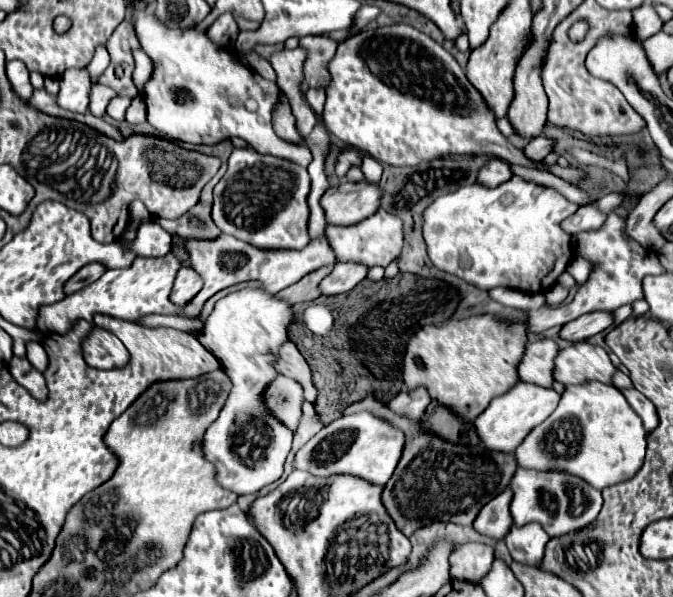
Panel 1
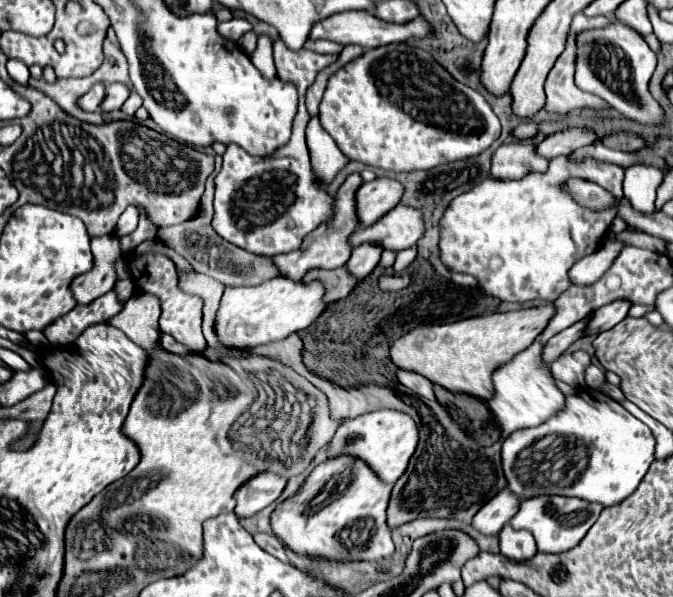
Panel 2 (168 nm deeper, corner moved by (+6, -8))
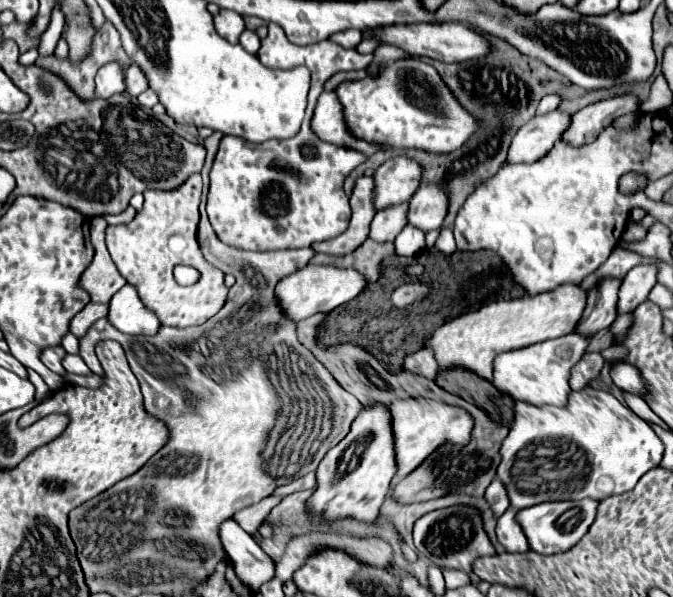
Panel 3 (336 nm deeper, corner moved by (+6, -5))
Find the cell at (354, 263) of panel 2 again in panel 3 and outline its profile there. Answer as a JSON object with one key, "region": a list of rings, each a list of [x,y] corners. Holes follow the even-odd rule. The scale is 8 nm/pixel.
{"region":[[[408,204],[378,210],[370,224],[368,238],[374,242],[394,242],[394,238],[406,226],[406,210],[408,210],[406,206]]]}

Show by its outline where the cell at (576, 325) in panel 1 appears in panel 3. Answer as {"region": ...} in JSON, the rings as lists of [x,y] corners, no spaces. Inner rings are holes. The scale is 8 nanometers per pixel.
{"region":[[[636,266],[628,276],[622,280],[618,290],[618,314],[634,312],[648,296],[652,286],[656,284],[656,268],[652,266]]]}

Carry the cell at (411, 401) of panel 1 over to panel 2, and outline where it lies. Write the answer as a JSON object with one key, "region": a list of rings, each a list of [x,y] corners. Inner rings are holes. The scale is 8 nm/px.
{"region":[[[400,369],[398,371],[398,381],[402,385],[406,385],[408,389],[412,389],[414,393],[426,397],[426,399],[434,399],[434,391],[432,391],[432,383],[420,375],[420,373],[414,373],[414,371],[406,371],[406,369]]]}

